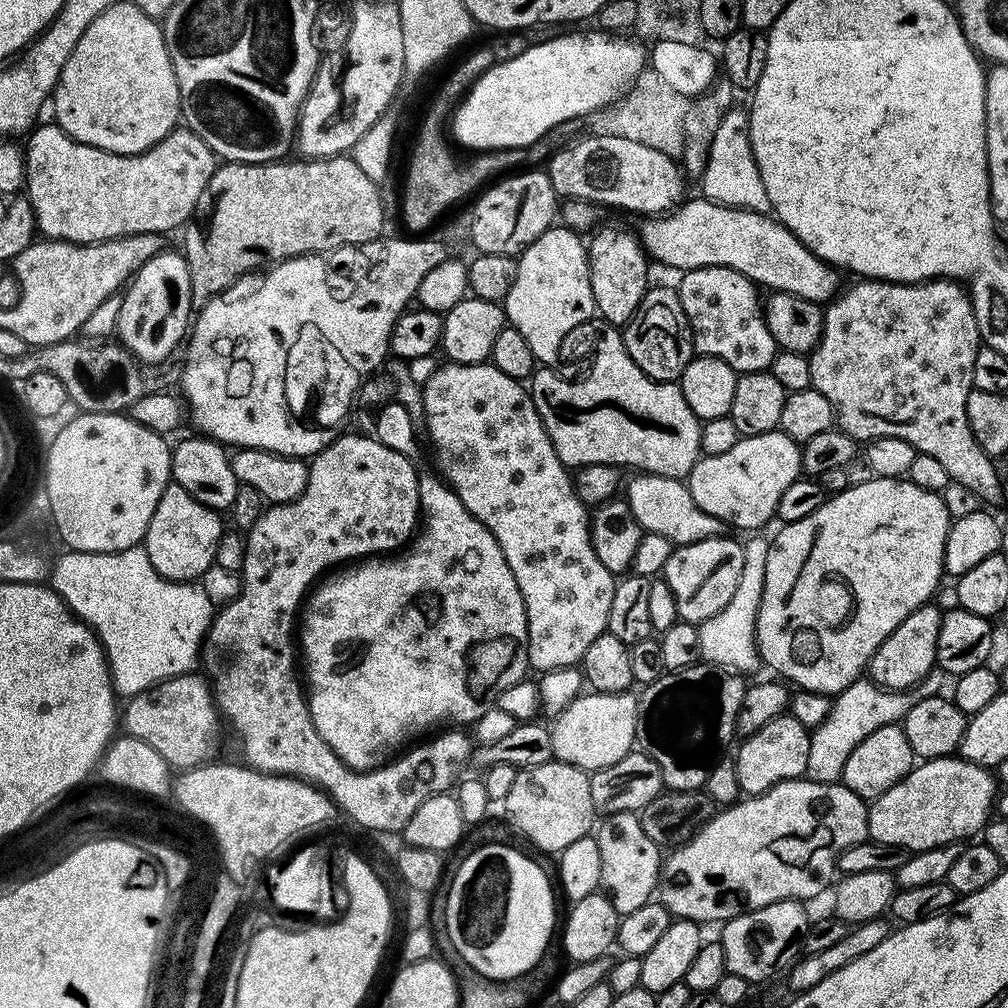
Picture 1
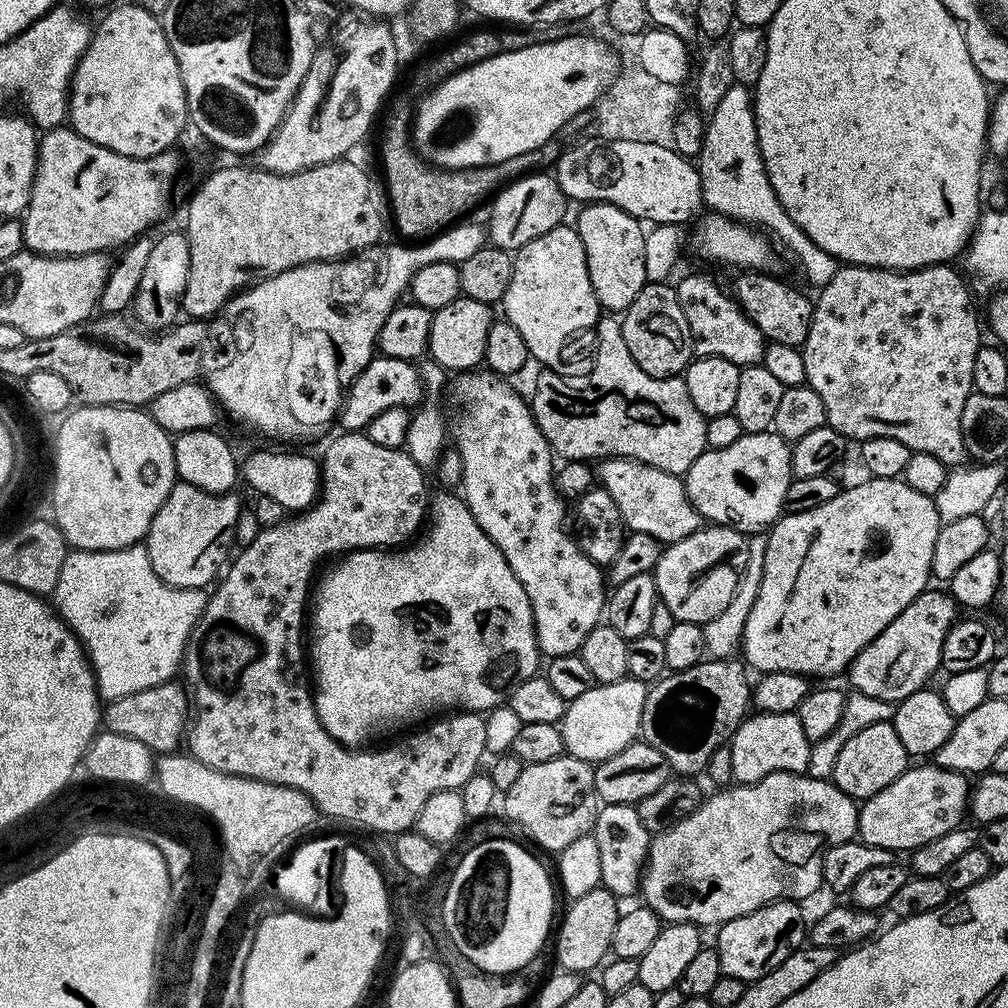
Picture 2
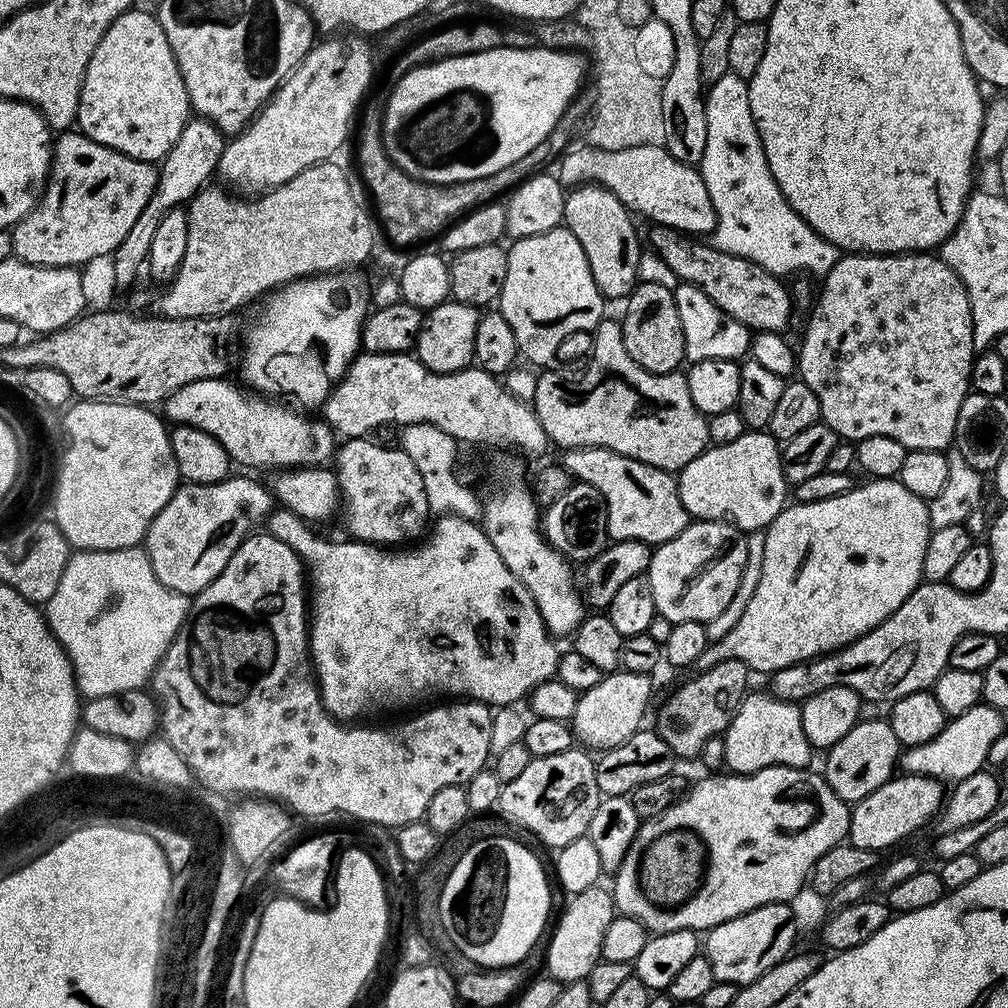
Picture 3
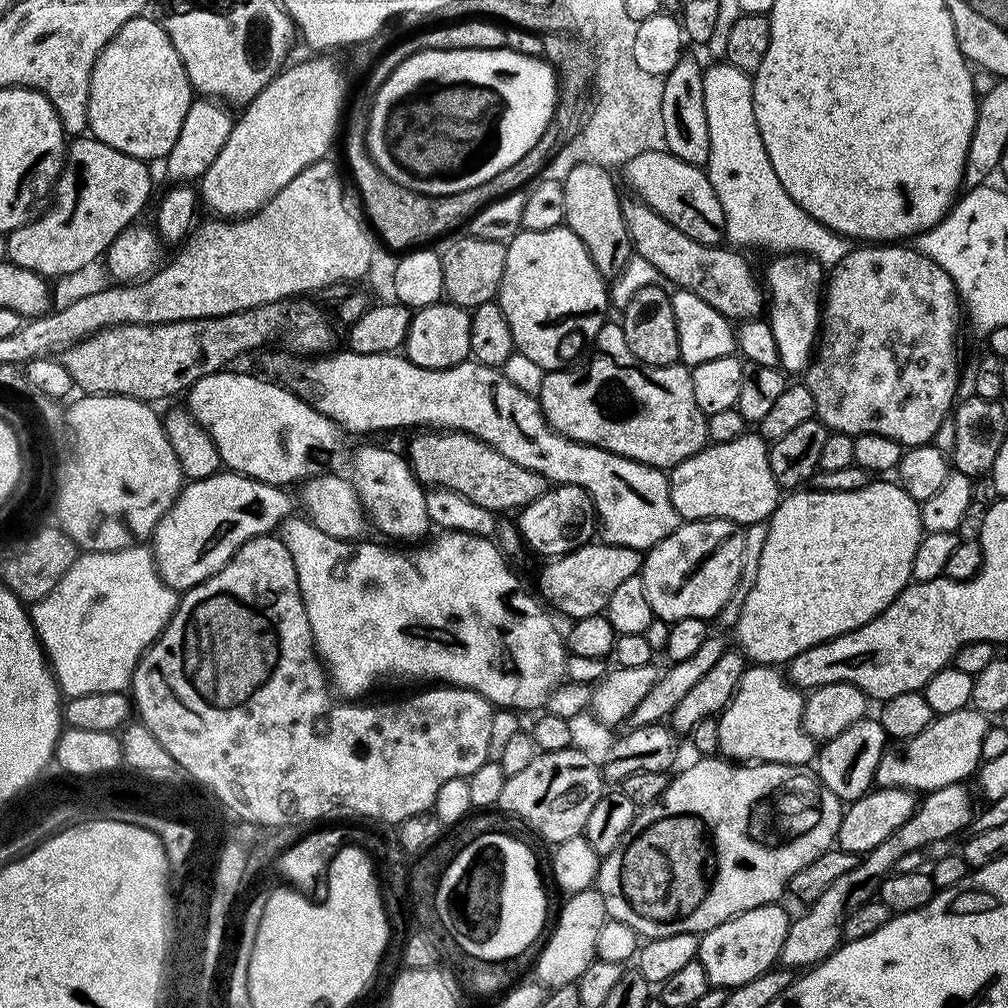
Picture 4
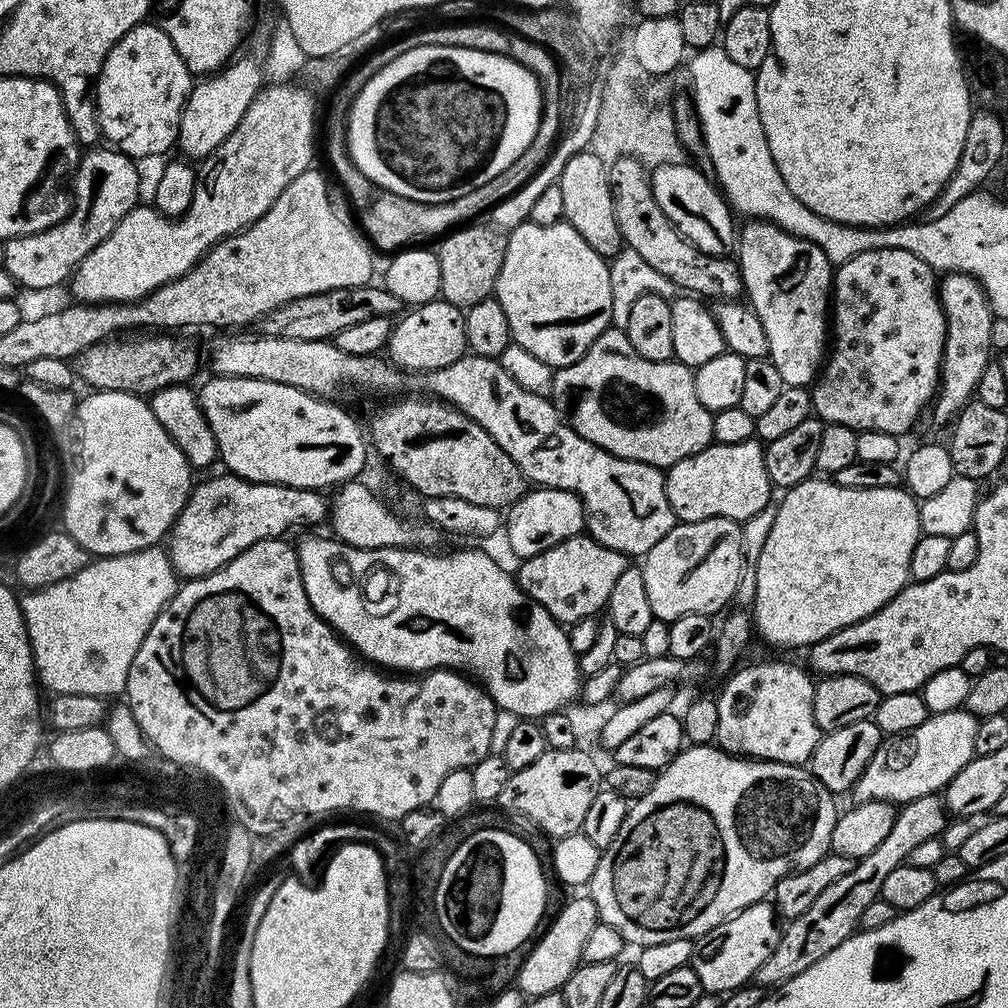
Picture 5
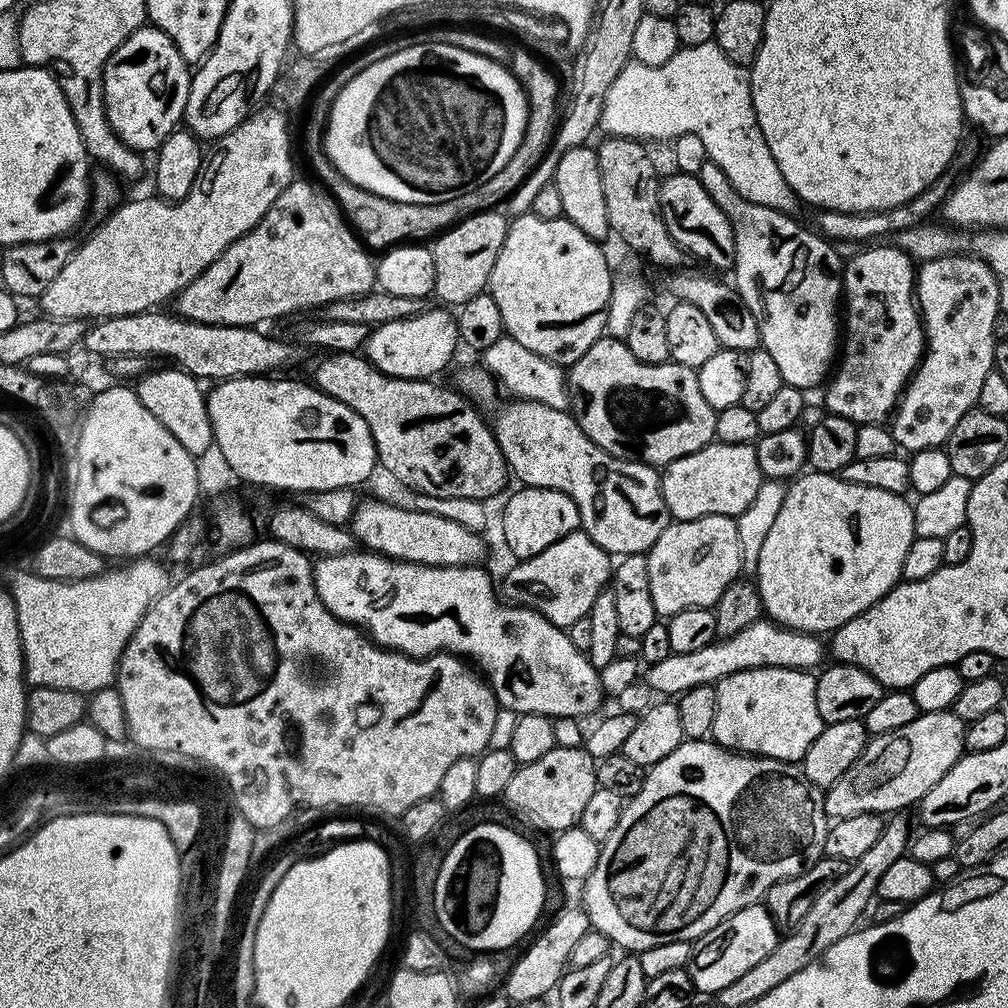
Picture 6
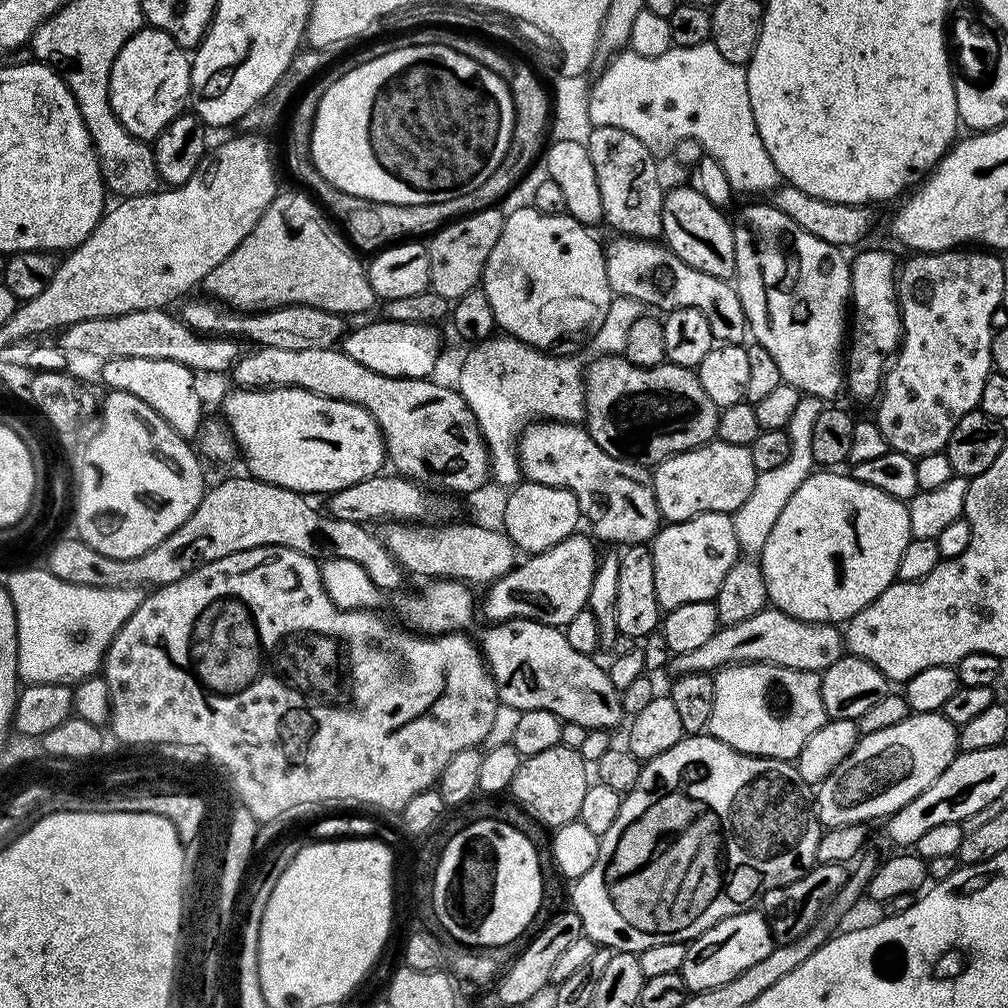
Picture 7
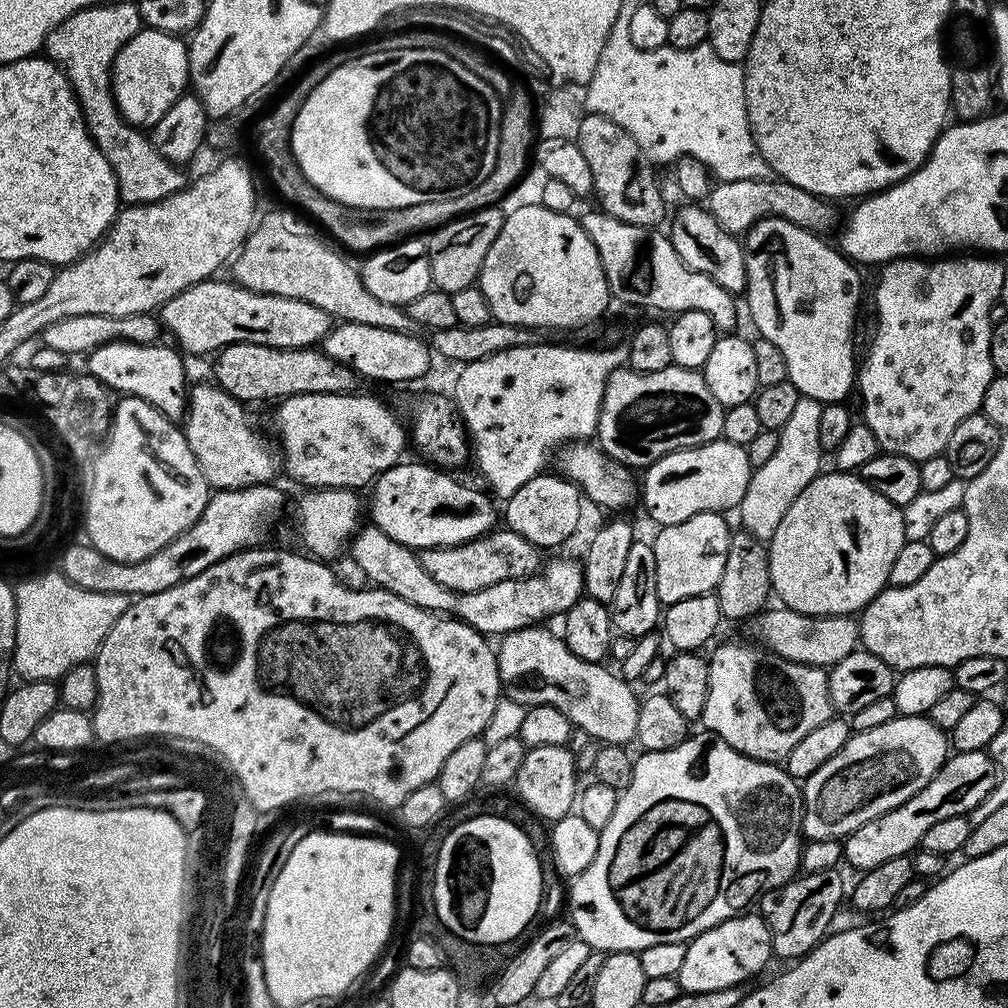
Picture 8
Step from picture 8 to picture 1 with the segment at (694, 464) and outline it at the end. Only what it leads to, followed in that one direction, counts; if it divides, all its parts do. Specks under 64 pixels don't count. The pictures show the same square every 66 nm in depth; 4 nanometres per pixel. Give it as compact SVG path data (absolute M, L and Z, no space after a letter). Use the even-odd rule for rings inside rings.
M777 430L743 437L737 444L730 446L726 454L701 455L686 477L690 498L694 498L699 508L706 510L706 514L714 514L714 518L718 518L726 526L732 527L733 524L736 528L763 529L760 527L776 515L778 498L782 498L782 494L795 480L801 479L800 449L801 445L795 444L787 434Z

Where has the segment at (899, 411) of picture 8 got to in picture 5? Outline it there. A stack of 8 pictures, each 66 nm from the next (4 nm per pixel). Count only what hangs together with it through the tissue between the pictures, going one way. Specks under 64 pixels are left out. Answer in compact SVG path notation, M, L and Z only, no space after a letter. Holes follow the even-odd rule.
M965 272L947 273L939 281L938 291L940 305L944 307L944 317L948 325L944 339L944 357L940 367L940 386L936 389L930 405L930 416L932 412L938 423L947 425L955 421L960 411L973 399L979 378L993 355L990 330L994 313L991 304L988 303L984 287Z

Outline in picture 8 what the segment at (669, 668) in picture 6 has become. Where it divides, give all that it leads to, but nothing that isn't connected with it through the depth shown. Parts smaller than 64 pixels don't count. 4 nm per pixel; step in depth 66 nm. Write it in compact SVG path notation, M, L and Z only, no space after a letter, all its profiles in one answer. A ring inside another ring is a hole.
M772 606L755 617L756 636L761 645L790 662L823 668L842 662L846 654L857 651L860 626L852 616L807 616L793 608Z

